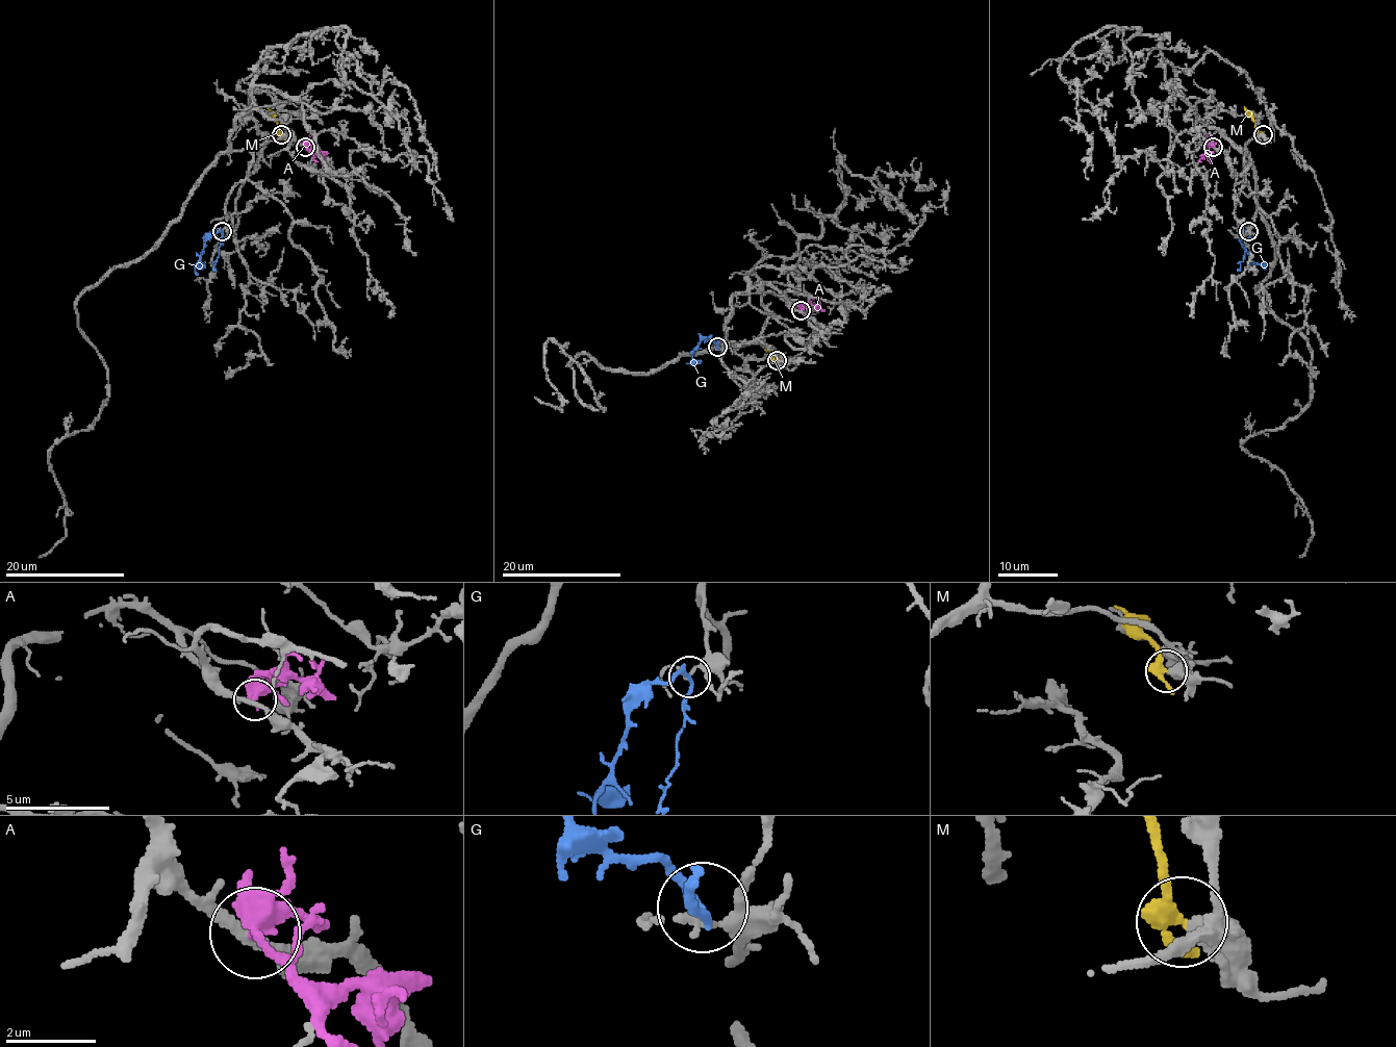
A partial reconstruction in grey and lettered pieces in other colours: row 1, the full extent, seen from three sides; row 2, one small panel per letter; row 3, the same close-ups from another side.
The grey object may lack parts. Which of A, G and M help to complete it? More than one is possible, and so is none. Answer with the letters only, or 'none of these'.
none of these

